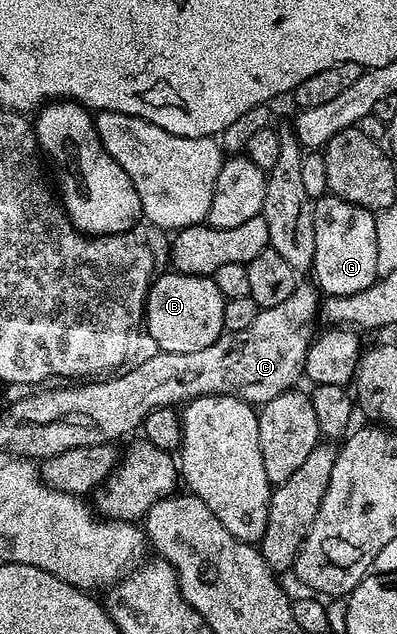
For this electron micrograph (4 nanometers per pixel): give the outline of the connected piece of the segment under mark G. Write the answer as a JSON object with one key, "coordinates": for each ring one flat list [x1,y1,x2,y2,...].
{"coordinates":[[326,194,313,204,315,252,312,267,325,296,359,294,379,278,377,217,363,206]]}

